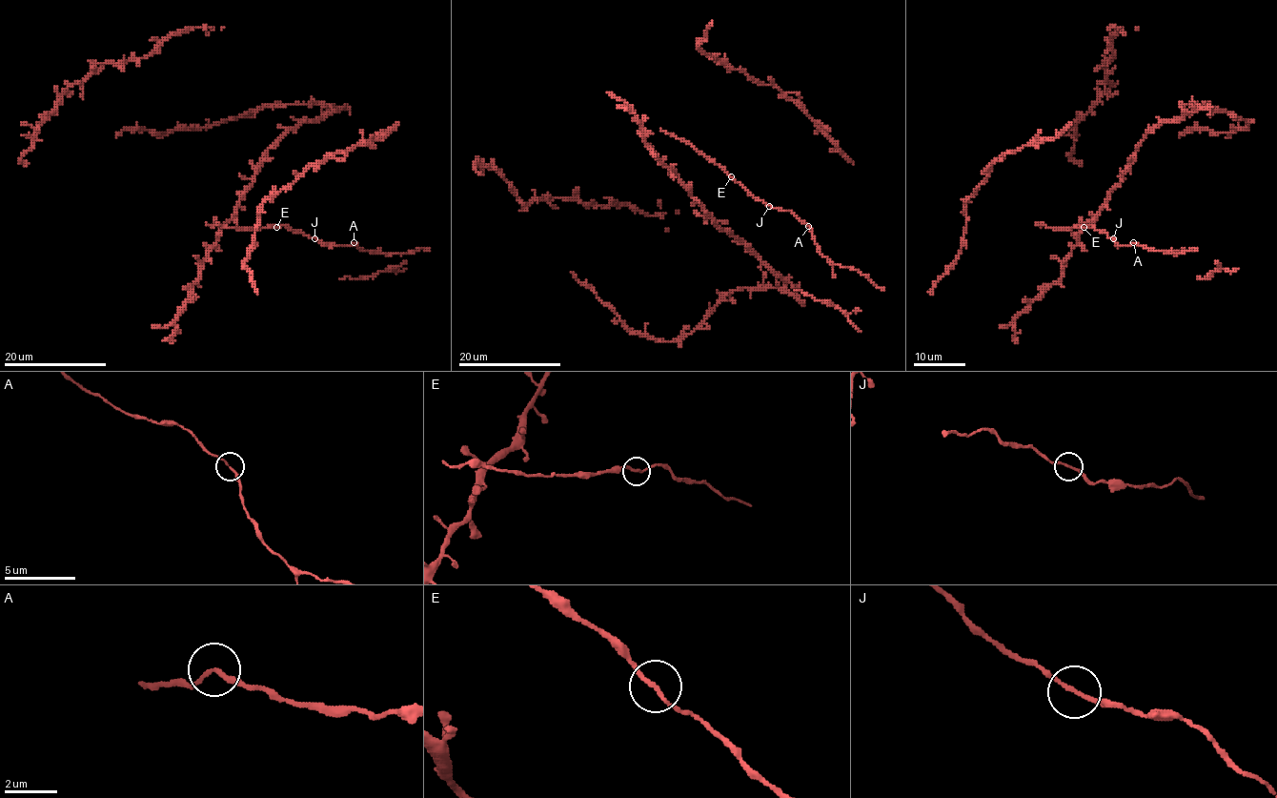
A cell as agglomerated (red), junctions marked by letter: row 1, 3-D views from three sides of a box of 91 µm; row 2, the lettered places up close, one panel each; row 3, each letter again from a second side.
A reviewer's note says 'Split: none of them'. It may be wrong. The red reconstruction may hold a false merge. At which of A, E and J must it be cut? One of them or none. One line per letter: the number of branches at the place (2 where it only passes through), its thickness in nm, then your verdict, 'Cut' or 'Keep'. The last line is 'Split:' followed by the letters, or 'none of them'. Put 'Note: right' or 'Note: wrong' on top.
Note: right
A: Branches: 2. Thickness 150 nm. Keep
E: Branches: 2. Thickness 160 nm. Keep
J: Branches: 2. Thickness 150 nm. Keep
Split: none of them

